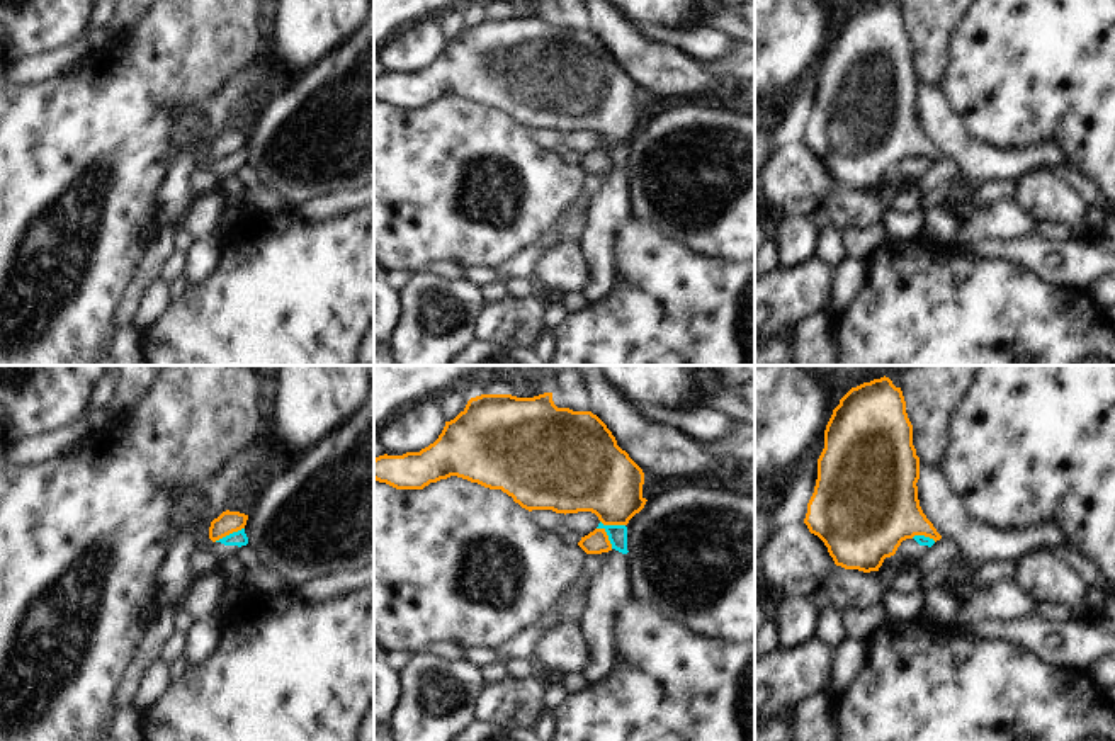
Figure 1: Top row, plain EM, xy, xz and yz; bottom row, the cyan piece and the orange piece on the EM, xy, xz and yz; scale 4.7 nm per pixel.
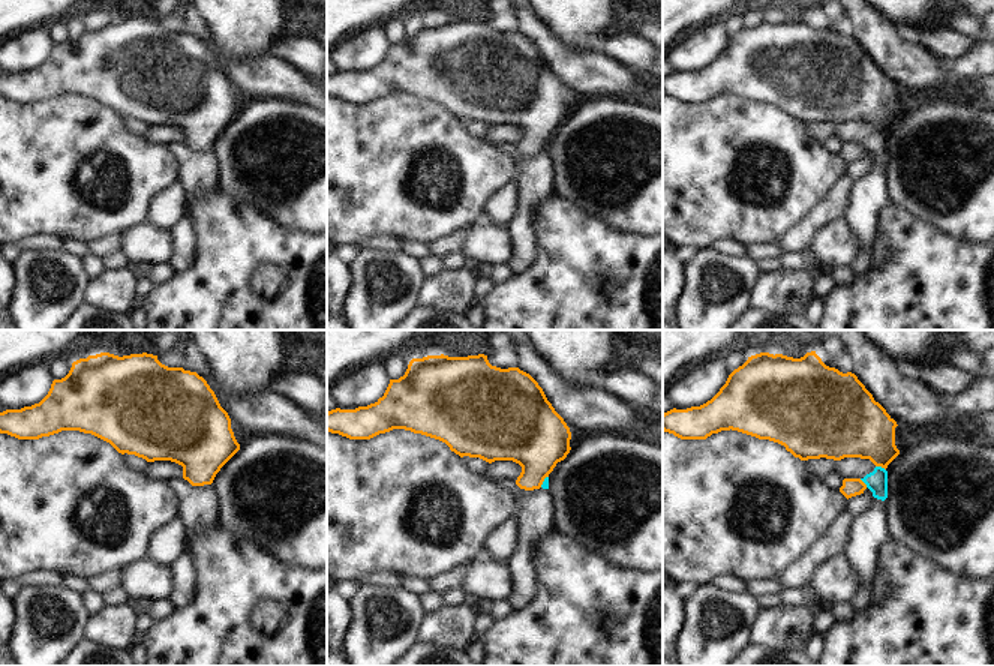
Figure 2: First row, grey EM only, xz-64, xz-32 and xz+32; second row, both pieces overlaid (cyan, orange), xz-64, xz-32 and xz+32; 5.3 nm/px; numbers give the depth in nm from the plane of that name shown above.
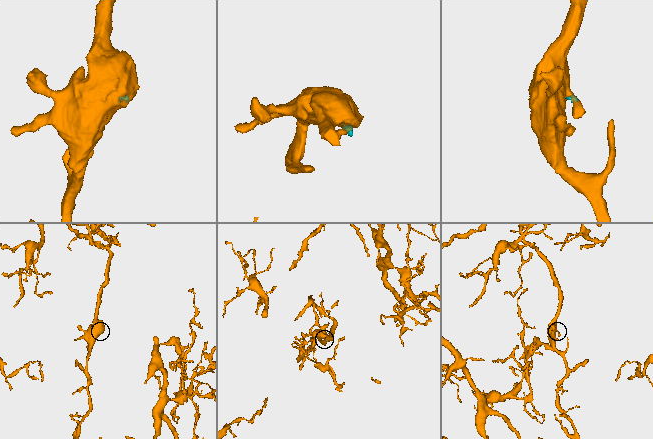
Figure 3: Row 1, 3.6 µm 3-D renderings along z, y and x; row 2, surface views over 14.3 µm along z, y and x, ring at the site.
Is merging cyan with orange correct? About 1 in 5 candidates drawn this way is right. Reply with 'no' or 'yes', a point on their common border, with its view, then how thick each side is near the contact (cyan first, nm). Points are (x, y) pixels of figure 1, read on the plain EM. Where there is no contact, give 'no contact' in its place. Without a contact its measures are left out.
no | xz (607, 153) | 100/110 nm

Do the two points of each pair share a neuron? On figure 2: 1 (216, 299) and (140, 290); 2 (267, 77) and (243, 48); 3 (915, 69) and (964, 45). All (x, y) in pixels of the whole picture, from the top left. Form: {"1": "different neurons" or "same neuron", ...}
{"1": "different neurons", "2": "different neurons", "3": "different neurons"}

